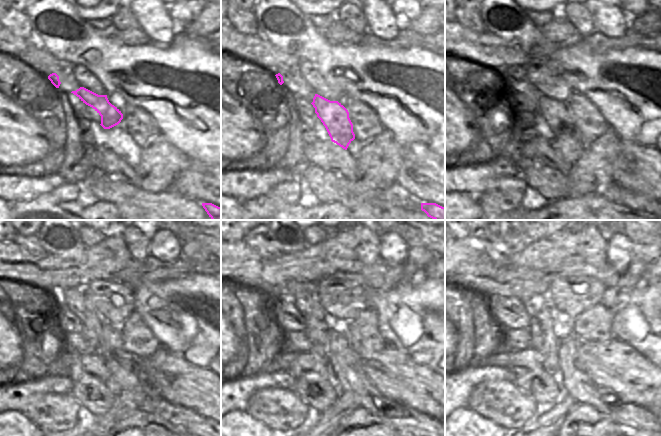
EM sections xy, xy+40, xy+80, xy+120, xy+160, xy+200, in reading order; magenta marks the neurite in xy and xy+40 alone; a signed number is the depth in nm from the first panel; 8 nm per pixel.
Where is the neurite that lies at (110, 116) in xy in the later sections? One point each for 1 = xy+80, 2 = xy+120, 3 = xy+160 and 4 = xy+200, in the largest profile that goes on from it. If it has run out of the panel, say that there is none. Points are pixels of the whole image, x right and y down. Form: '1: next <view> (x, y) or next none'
1: next xy+80 (556, 114)
2: next xy+120 (128, 371)
3: next xy+160 (347, 366)
4: next xy+200 (630, 420)

